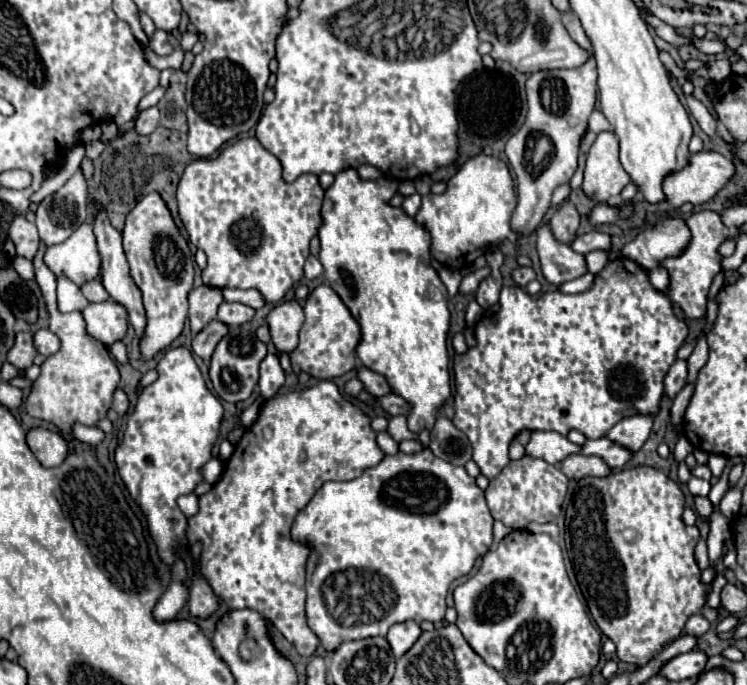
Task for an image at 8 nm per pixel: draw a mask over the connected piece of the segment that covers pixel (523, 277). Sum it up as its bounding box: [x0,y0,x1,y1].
[513,266,535,288]

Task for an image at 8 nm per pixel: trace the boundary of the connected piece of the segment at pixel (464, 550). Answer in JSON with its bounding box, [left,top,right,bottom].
[291,448,493,652]

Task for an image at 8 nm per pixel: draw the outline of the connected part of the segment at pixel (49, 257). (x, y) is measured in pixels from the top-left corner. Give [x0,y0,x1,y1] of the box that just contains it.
[43,224,101,286]

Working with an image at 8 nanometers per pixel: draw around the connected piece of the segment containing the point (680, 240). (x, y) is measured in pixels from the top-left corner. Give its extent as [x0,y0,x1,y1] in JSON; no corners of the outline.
[621,218,691,270]

